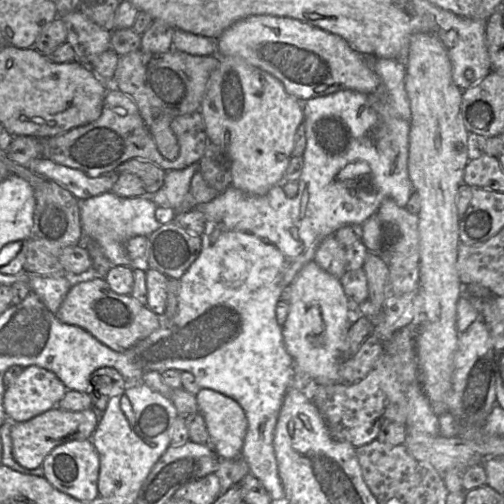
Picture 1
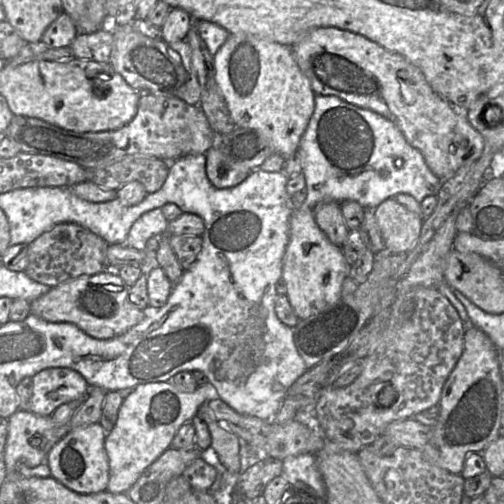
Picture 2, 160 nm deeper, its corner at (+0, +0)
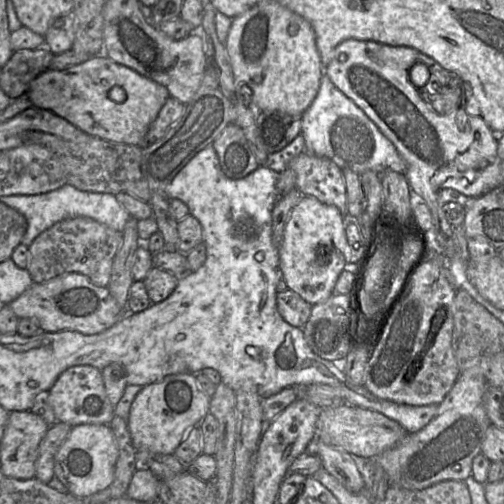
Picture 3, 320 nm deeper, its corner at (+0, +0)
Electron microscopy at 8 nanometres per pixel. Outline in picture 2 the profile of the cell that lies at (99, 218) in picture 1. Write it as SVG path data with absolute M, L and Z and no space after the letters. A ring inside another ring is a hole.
M161 208L150 210L133 223L125 244L136 250L145 251L148 239L168 233L168 223Z

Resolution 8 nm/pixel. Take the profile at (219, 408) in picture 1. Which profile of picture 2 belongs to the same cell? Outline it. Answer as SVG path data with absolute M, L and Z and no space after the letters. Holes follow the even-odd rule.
M150 382L134 387L134 390L123 400L117 421L113 429L106 434L105 450L109 462L109 481L107 491L127 493L142 473L167 450L179 428L191 422L198 409L208 400L218 398L216 389L211 383L196 388L193 392L184 391L172 382Z

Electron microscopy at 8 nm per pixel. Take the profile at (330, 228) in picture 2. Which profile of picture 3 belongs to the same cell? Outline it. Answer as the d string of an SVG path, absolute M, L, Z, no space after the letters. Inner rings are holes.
M304 151L288 167L295 172L296 188L303 195L313 196L323 204L335 206L344 216L347 214L343 171L332 160Z

